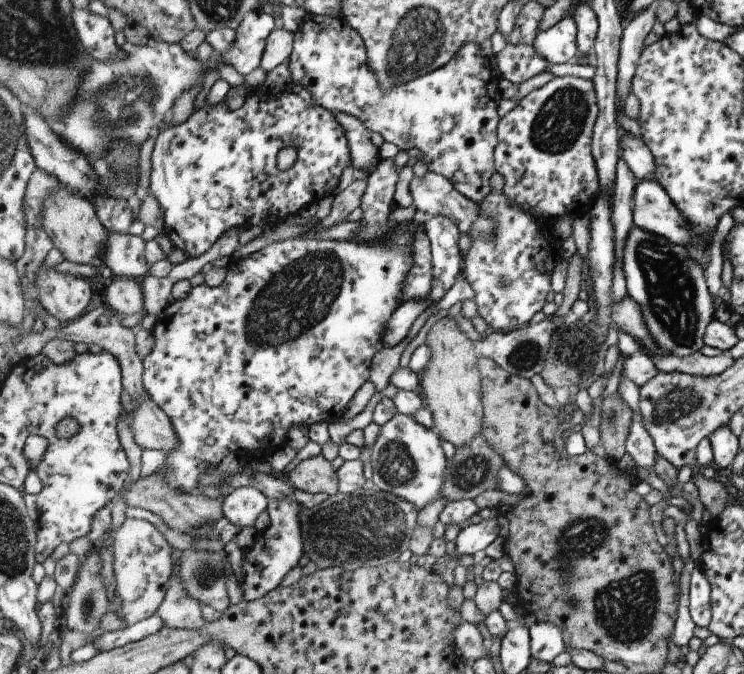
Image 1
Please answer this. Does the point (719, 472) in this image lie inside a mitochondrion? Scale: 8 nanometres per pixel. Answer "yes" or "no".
no

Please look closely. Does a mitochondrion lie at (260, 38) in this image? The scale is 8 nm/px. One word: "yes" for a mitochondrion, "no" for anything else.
no

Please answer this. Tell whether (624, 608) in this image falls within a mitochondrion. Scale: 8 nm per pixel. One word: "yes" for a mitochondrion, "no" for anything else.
yes

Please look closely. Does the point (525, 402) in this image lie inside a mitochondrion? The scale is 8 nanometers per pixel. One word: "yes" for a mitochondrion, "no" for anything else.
no

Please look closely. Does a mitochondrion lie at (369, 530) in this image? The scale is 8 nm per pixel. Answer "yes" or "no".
yes

